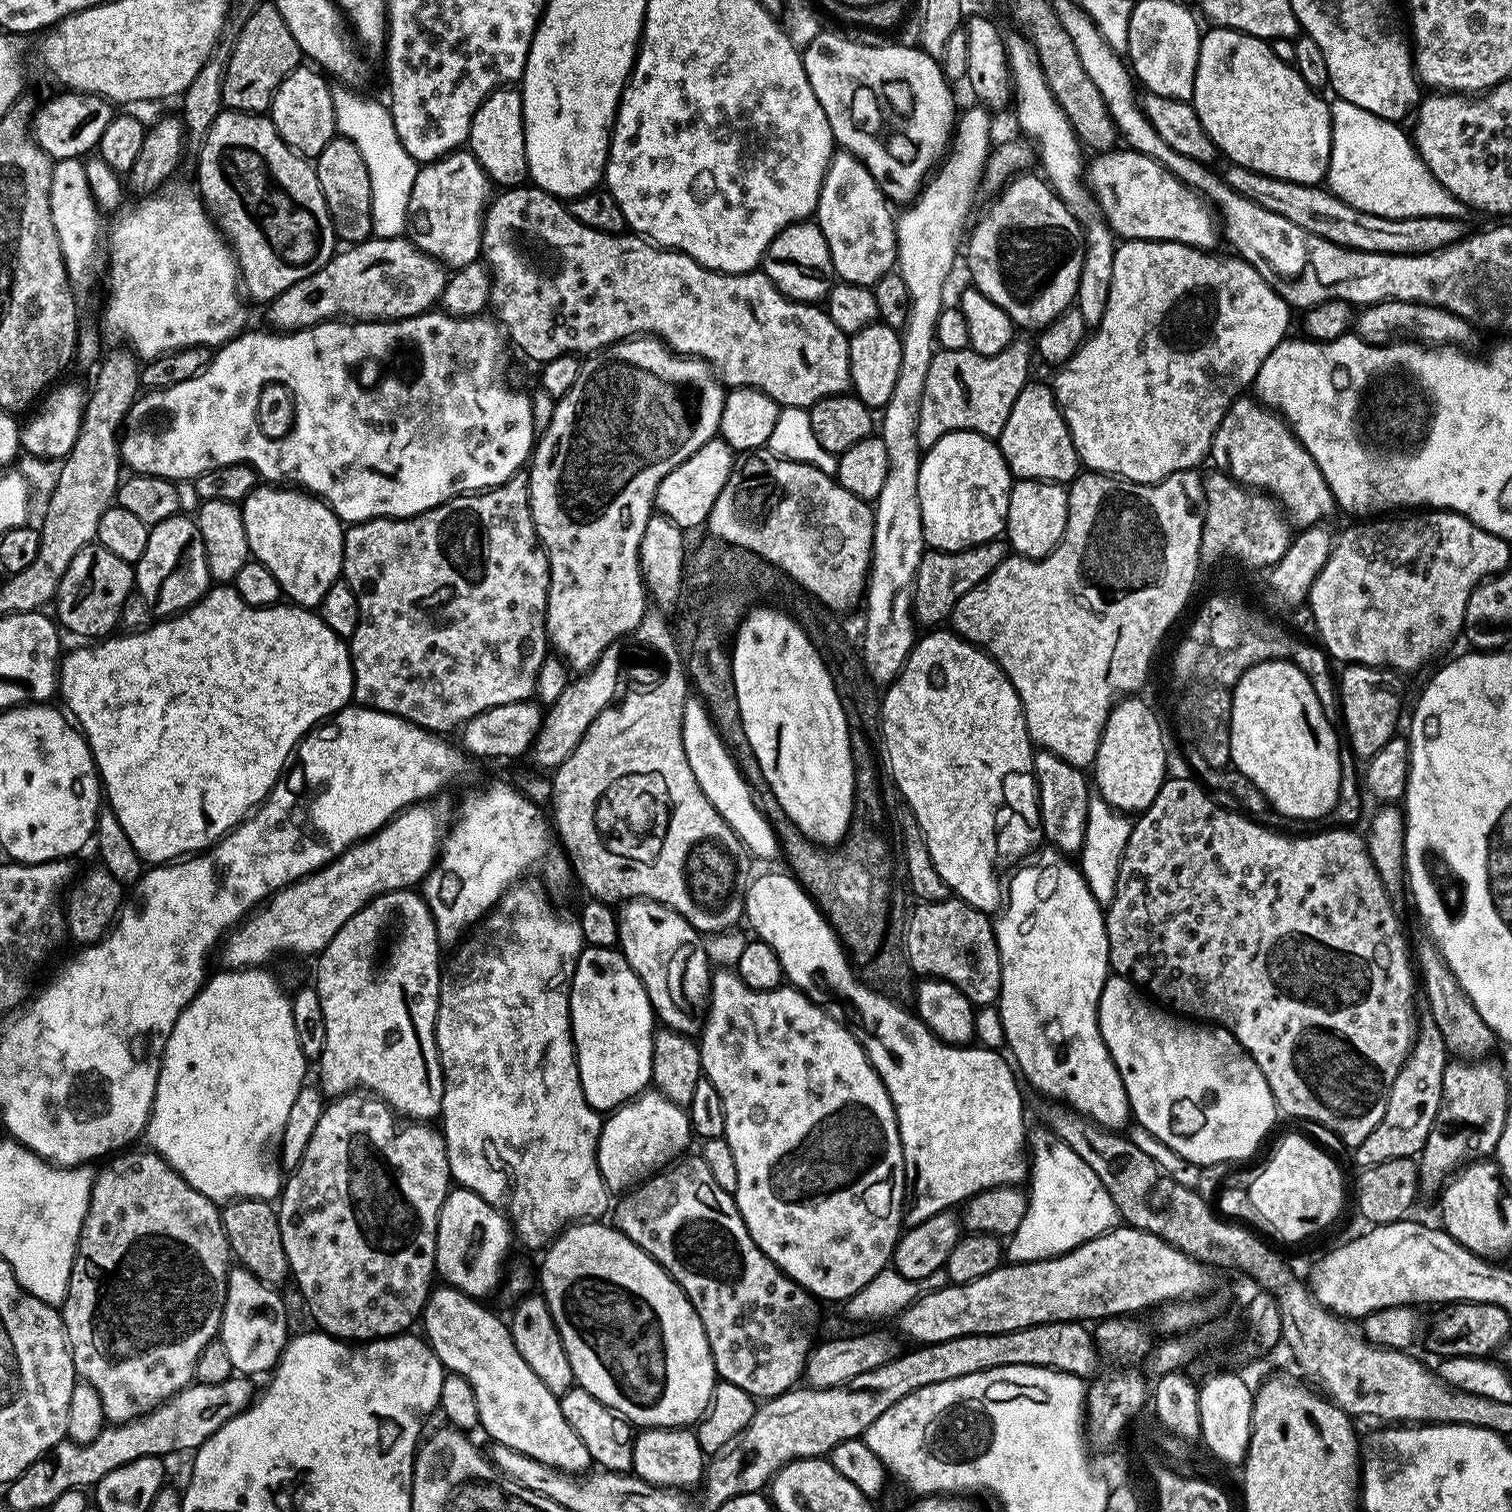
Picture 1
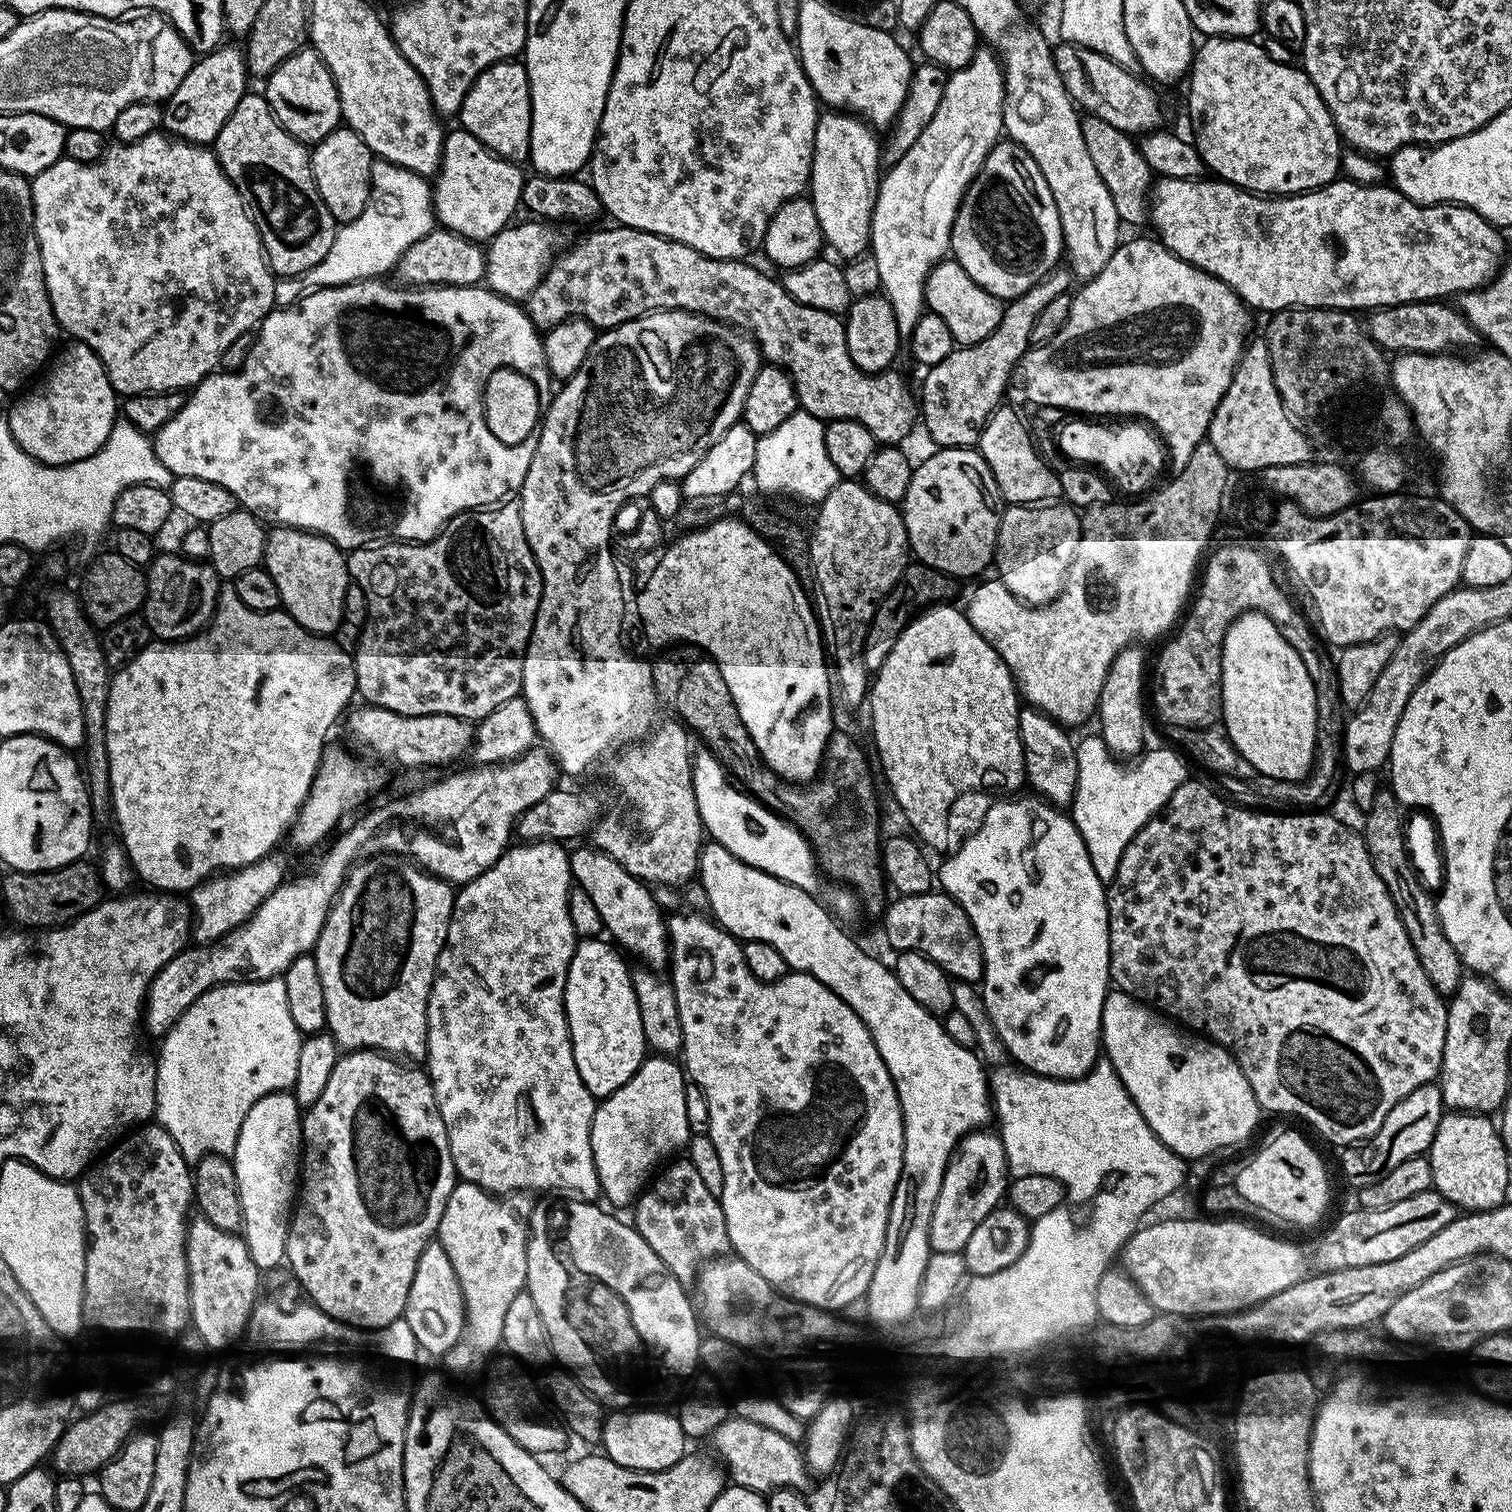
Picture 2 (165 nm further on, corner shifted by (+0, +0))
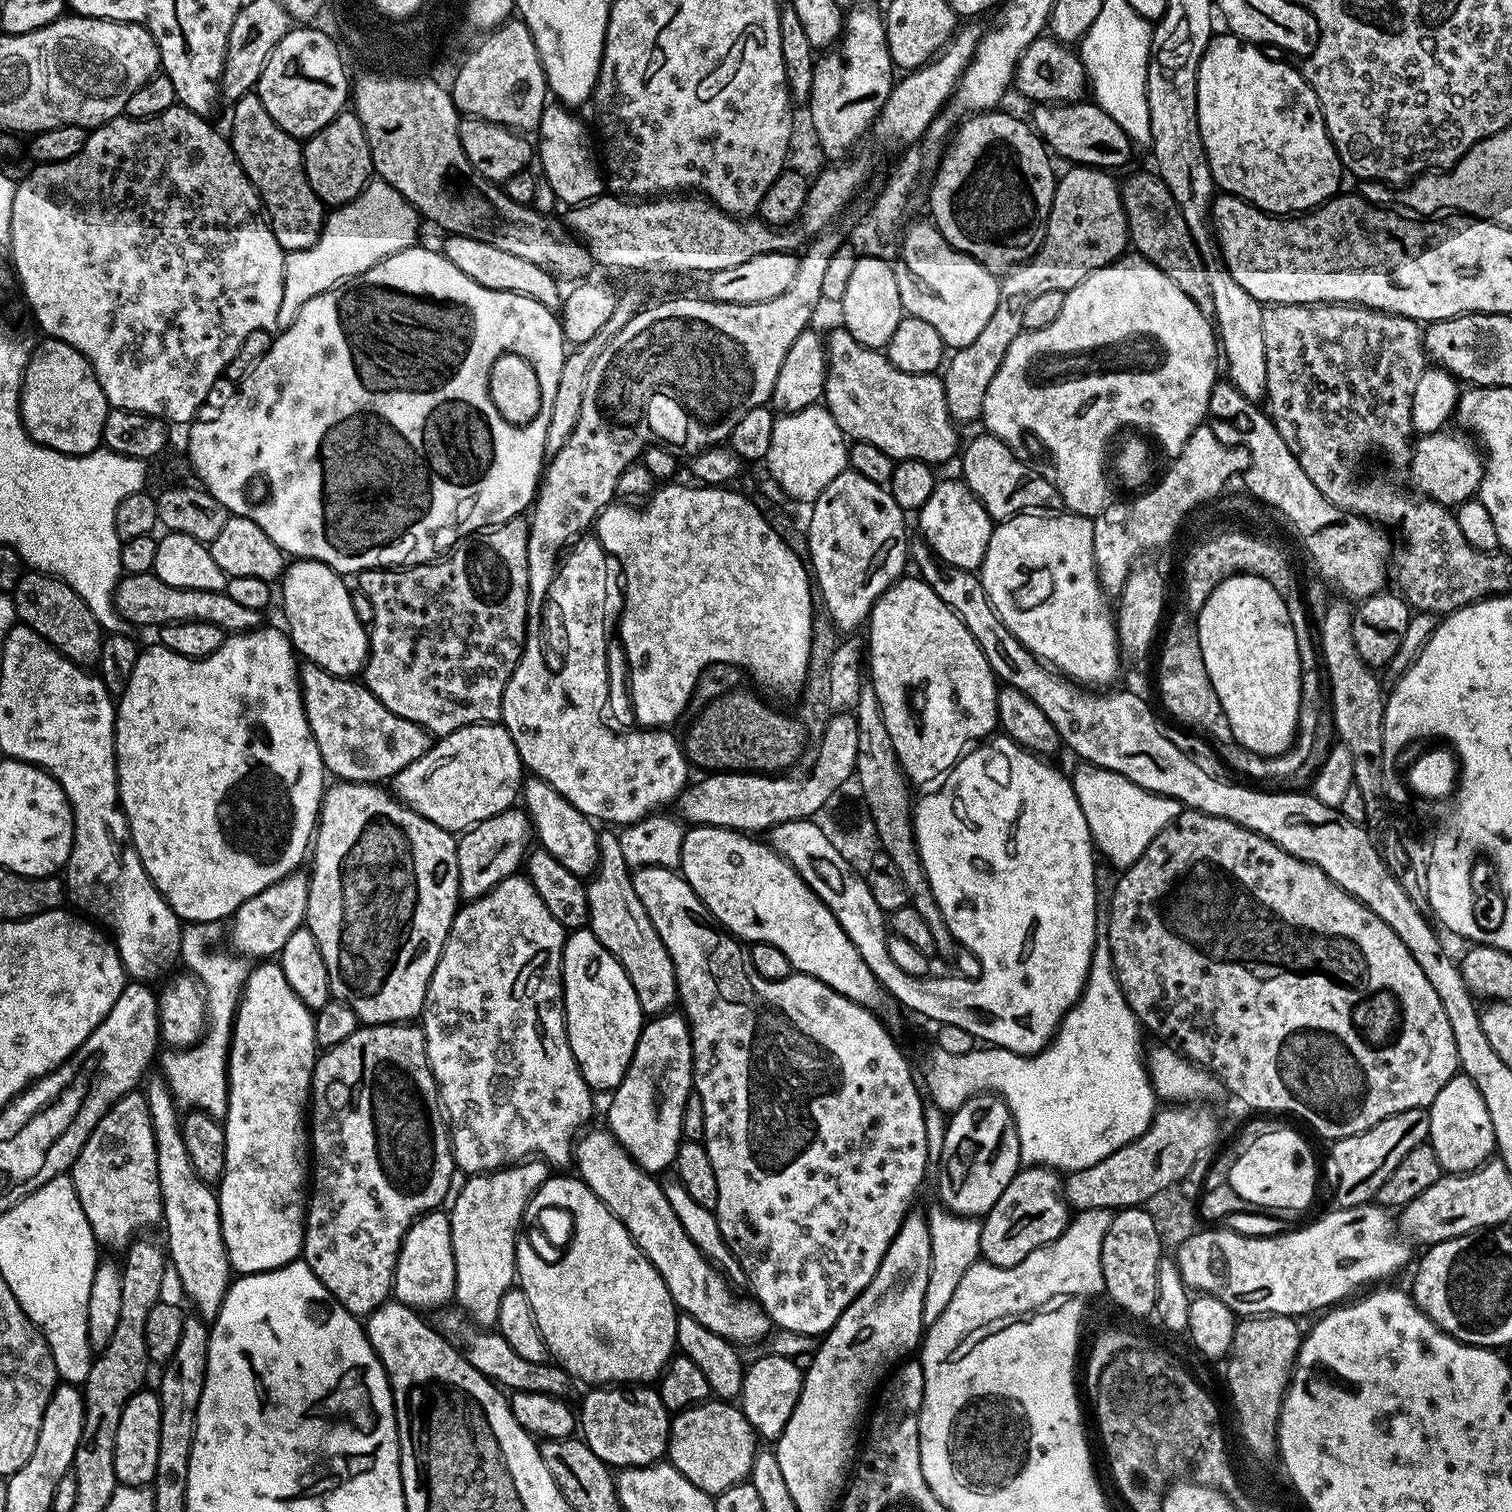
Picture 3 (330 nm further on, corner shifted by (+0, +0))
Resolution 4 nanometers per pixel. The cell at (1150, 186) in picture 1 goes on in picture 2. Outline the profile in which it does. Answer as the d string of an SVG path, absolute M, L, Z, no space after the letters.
M1161 176L1153 183L1150 193L1150 224L1156 227L1155 235L1160 243L1165 244L1175 256L1226 282L1249 309L1261 308L1265 314L1295 307L1375 310L1389 308L1395 304L1415 304L1426 300L1440 302L1462 292L1472 292L1475 288L1483 288L1496 277L1496 273L1500 271L1506 259L1504 240L1500 237L1501 229L1491 224L1489 220L1483 220L1474 210L1465 208L1462 204L1416 204L1391 186L1385 186L1383 183L1360 184L1356 180L1347 178L1337 178L1322 188L1313 188L1310 192L1298 192L1290 196L1271 196L1247 192L1244 188L1235 188L1232 184L1225 184L1219 178L1183 180Z

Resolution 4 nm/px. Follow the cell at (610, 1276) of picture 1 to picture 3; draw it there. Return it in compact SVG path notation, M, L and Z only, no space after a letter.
M549 1175L548 1181L538 1189L534 1198L528 1200L524 1218L520 1221L520 1231L516 1234L516 1275L519 1287L524 1289L526 1298L530 1298L530 1306L534 1310L538 1330L548 1347L549 1357L564 1368L569 1376L577 1381L585 1380L588 1386L640 1386L655 1381L677 1351L676 1303L670 1298L670 1290L666 1290L666 1282L662 1282L658 1270L654 1270L646 1254L642 1254L626 1226L622 1226L620 1219L585 1186L583 1180L572 1176Z

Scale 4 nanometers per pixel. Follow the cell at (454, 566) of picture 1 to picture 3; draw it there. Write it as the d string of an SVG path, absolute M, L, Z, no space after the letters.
M523 515L515 516L505 524L497 524L461 539L443 558L426 564L369 568L367 572L359 573L359 591L364 592L366 598L370 598L370 606L374 606L374 618L368 634L368 661L362 669L362 683L376 695L382 706L386 706L386 710L398 714L398 718L422 725L436 738L448 736L454 730L471 724L491 724L500 720L502 694L524 653L524 636L528 633L528 526L529 521Z

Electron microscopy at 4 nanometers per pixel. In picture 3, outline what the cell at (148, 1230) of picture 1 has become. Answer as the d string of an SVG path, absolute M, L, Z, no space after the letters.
M143 1091L126 1093L106 1110L72 1163L70 1175L97 1245L127 1249L137 1234L161 1223L164 1199L158 1186L158 1150Z

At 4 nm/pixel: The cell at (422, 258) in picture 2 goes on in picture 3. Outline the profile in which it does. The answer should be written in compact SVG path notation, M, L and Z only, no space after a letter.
M451 234L443 237L442 251L444 257L466 278L474 278L478 286L486 286L486 290L499 292L513 292L526 298L534 298L534 302L542 302L542 306L556 310L562 304L562 288L559 288L557 277L545 270L542 266L534 266L534 262L526 262L526 258L518 258L518 254L510 254L506 250L498 250L498 246L490 246L490 242L482 242L478 238L469 236L454 236Z

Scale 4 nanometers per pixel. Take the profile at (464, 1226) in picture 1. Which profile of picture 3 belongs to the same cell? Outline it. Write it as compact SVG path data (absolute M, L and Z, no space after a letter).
M529 1158L518 1164L509 1164L495 1172L472 1174L455 1193L451 1201L452 1245L454 1246L454 1270L456 1271L455 1303L481 1328L491 1329L498 1318L498 1306L502 1306L502 1294L517 1283L516 1275L516 1234L520 1231L520 1221L528 1200L548 1181L550 1166L542 1159Z

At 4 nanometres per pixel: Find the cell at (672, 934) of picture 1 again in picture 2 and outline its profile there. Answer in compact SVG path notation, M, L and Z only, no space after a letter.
M587 847L573 851L568 861L572 867L573 881L578 885L579 891L585 892L590 902L594 902L594 910L598 910L604 923L604 932L625 953L633 952L634 955L641 956L645 965L660 966L656 964L663 960L665 963L670 956L668 925L665 913L660 913L660 908L652 897L653 889L645 881L628 873L622 865L614 862L614 858L610 858L599 848Z

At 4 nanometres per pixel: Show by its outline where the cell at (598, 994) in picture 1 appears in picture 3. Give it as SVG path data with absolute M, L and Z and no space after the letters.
M591 928L569 931L564 942L564 1025L568 1028L570 1050L589 1088L614 1090L619 1086L632 1060L640 1037L640 1029L645 1023L646 1017L640 1011L638 994L634 994L634 986L630 986L630 978L626 970L622 970L614 954L610 954L610 950L606 950L606 946L598 942Z

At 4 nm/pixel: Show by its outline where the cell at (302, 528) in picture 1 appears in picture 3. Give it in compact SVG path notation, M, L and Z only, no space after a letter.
M296 558L282 573L278 596L284 599L284 616L288 619L286 635L293 649L309 664L316 664L335 676L352 678L368 661L369 629L358 622L352 592L344 580L341 573L322 562Z

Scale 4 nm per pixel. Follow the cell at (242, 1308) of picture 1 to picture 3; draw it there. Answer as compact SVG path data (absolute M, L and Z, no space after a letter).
M163 1079L150 1080L147 1081L148 1088L146 1084L143 1094L148 1099L150 1122L158 1150L158 1186L164 1199L162 1229L168 1235L166 1256L171 1271L176 1271L185 1294L197 1308L193 1309L201 1320L211 1322L215 1320L228 1286L234 1279L232 1264L228 1260L222 1238L220 1197L213 1185L198 1178L198 1174L194 1174L194 1166L190 1166L190 1154L186 1154L186 1142L182 1142L180 1133L182 1112L172 1097L172 1091Z

